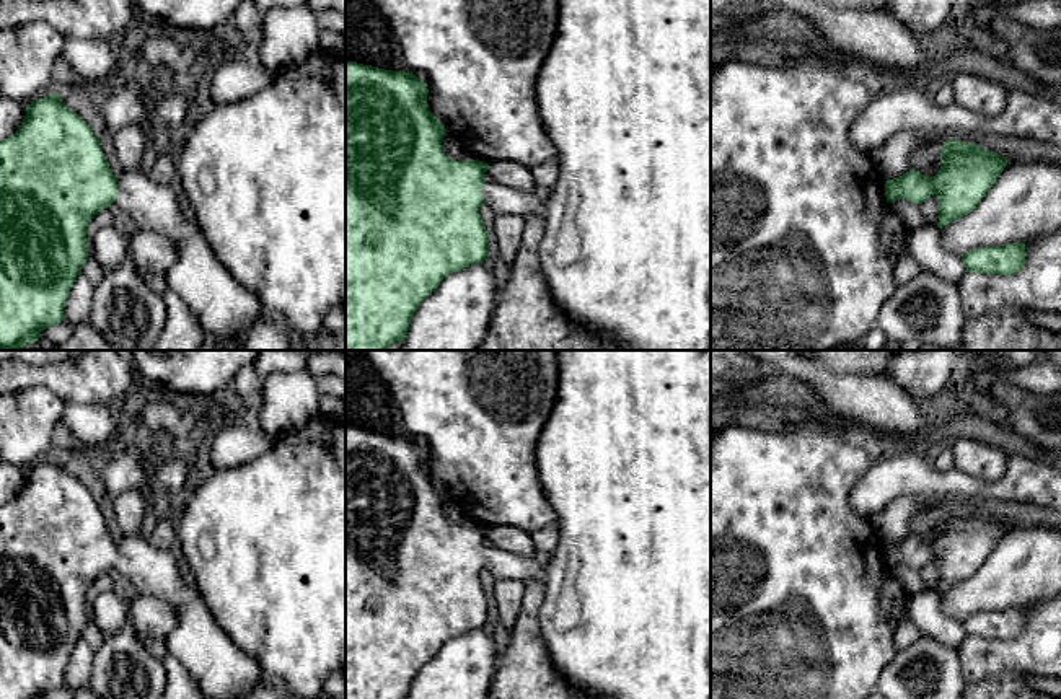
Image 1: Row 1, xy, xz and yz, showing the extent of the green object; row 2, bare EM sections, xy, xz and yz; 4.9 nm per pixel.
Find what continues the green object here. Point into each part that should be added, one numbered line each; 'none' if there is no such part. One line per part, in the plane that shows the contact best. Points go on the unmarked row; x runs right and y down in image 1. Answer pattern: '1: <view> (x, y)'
1: xy (222, 672)

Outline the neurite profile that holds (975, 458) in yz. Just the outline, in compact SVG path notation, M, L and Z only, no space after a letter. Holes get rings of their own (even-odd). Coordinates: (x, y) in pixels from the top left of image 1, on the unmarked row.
M949 437L953 466L981 481L994 482L1007 471L1007 455L988 443L968 437Z

